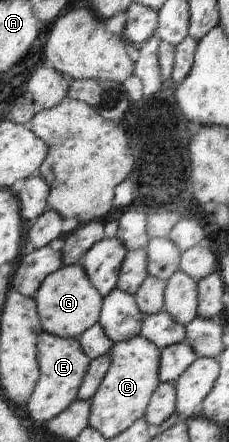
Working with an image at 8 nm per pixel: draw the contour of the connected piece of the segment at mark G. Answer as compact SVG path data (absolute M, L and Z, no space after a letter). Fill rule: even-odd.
M79 263L64 265L61 269L48 275L34 299L38 306L38 315L44 332L62 338L79 338L95 324L99 324L104 298L91 283L86 269Z

